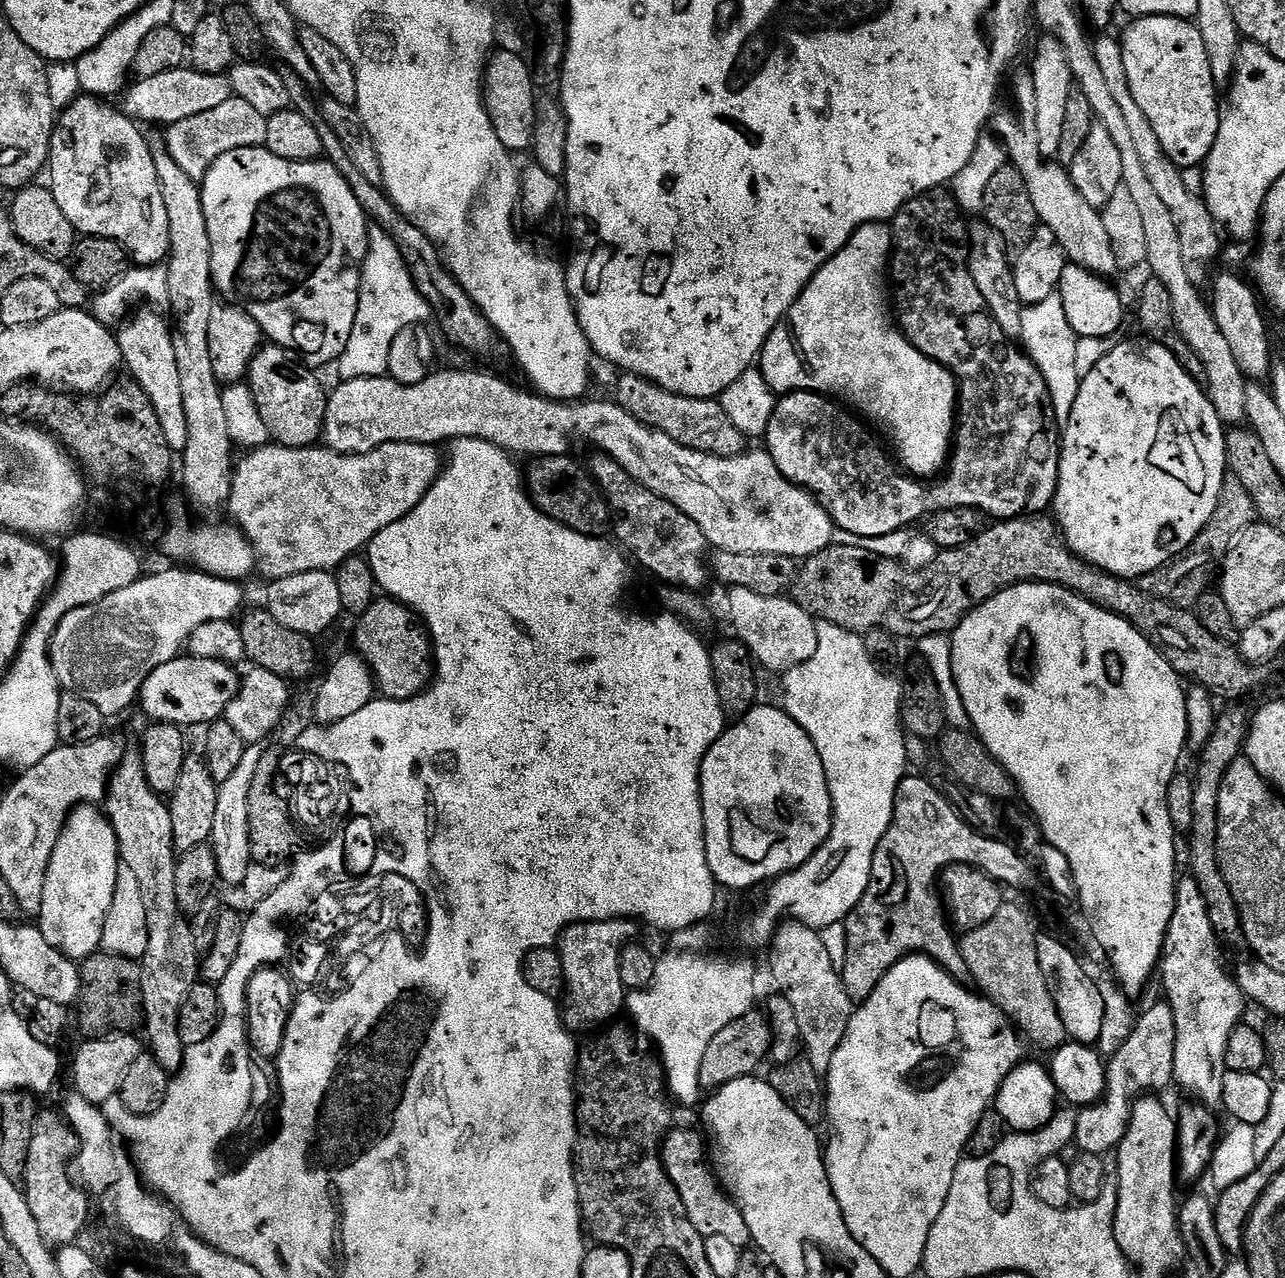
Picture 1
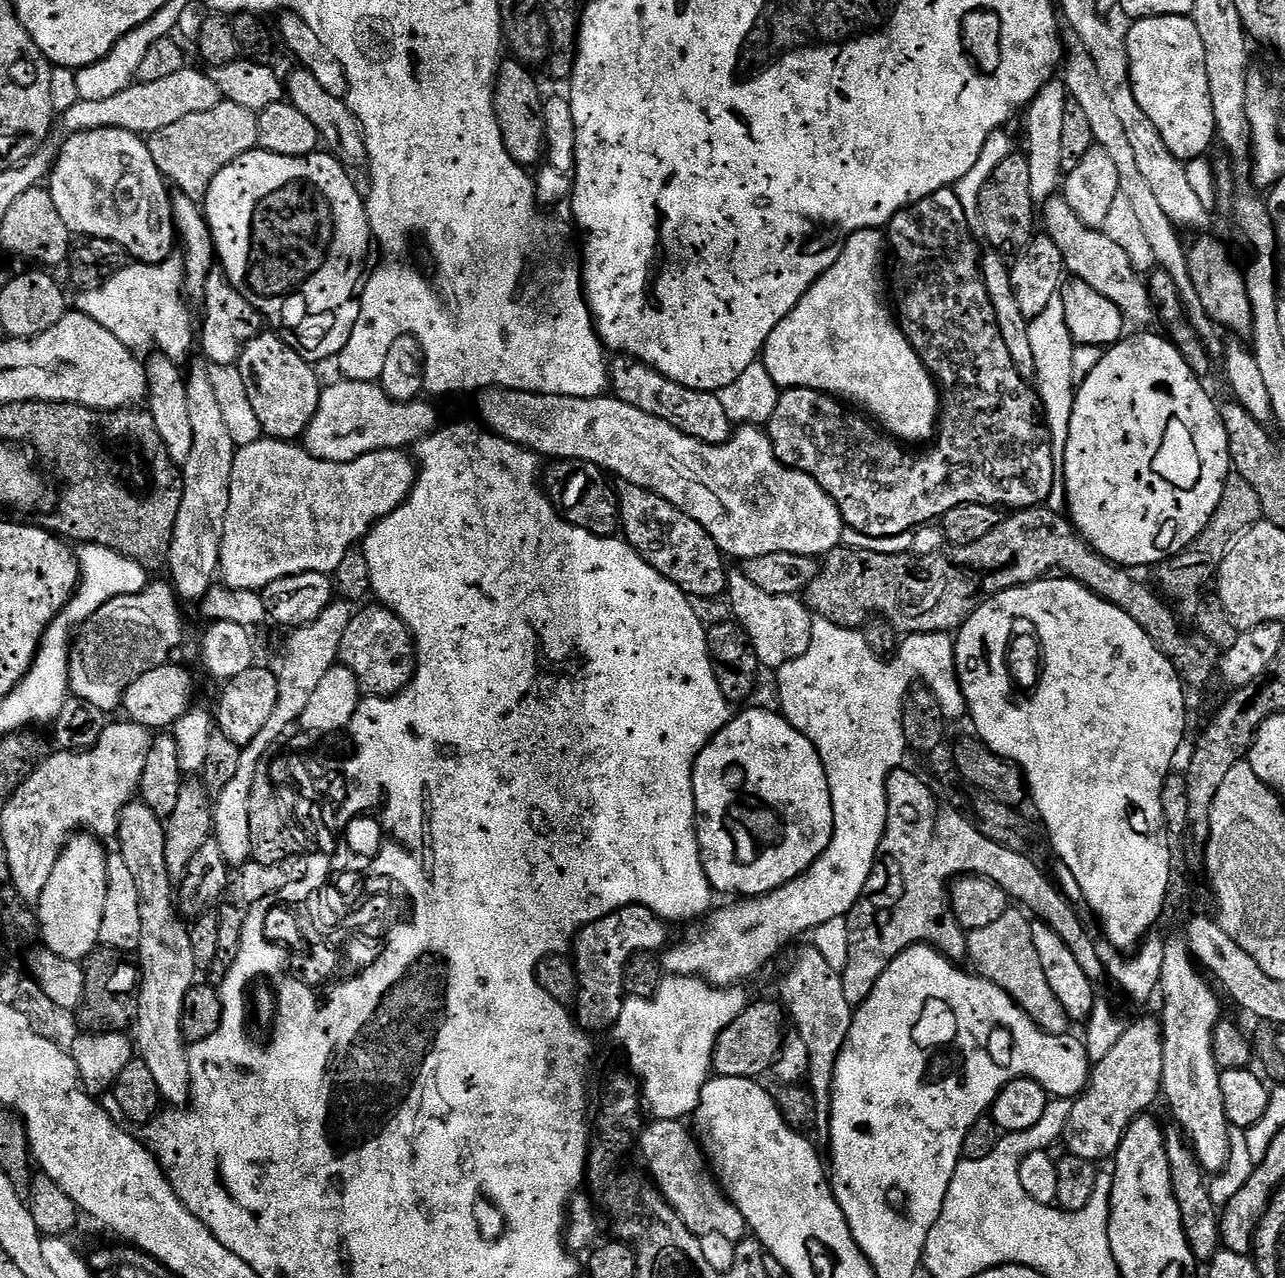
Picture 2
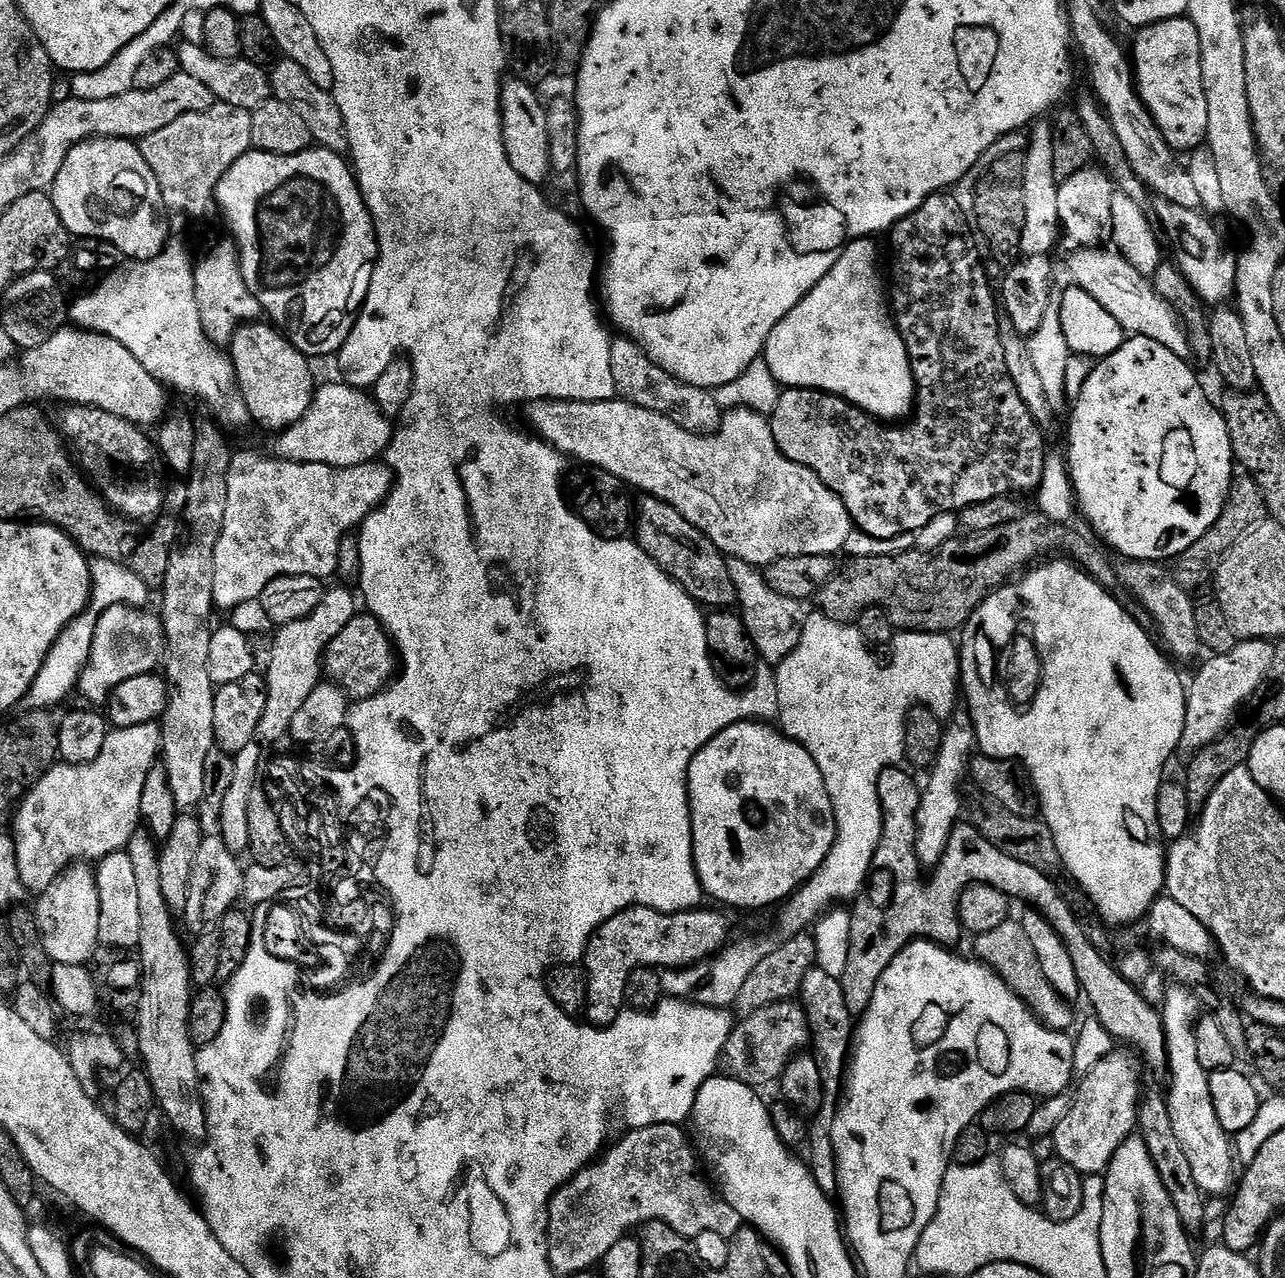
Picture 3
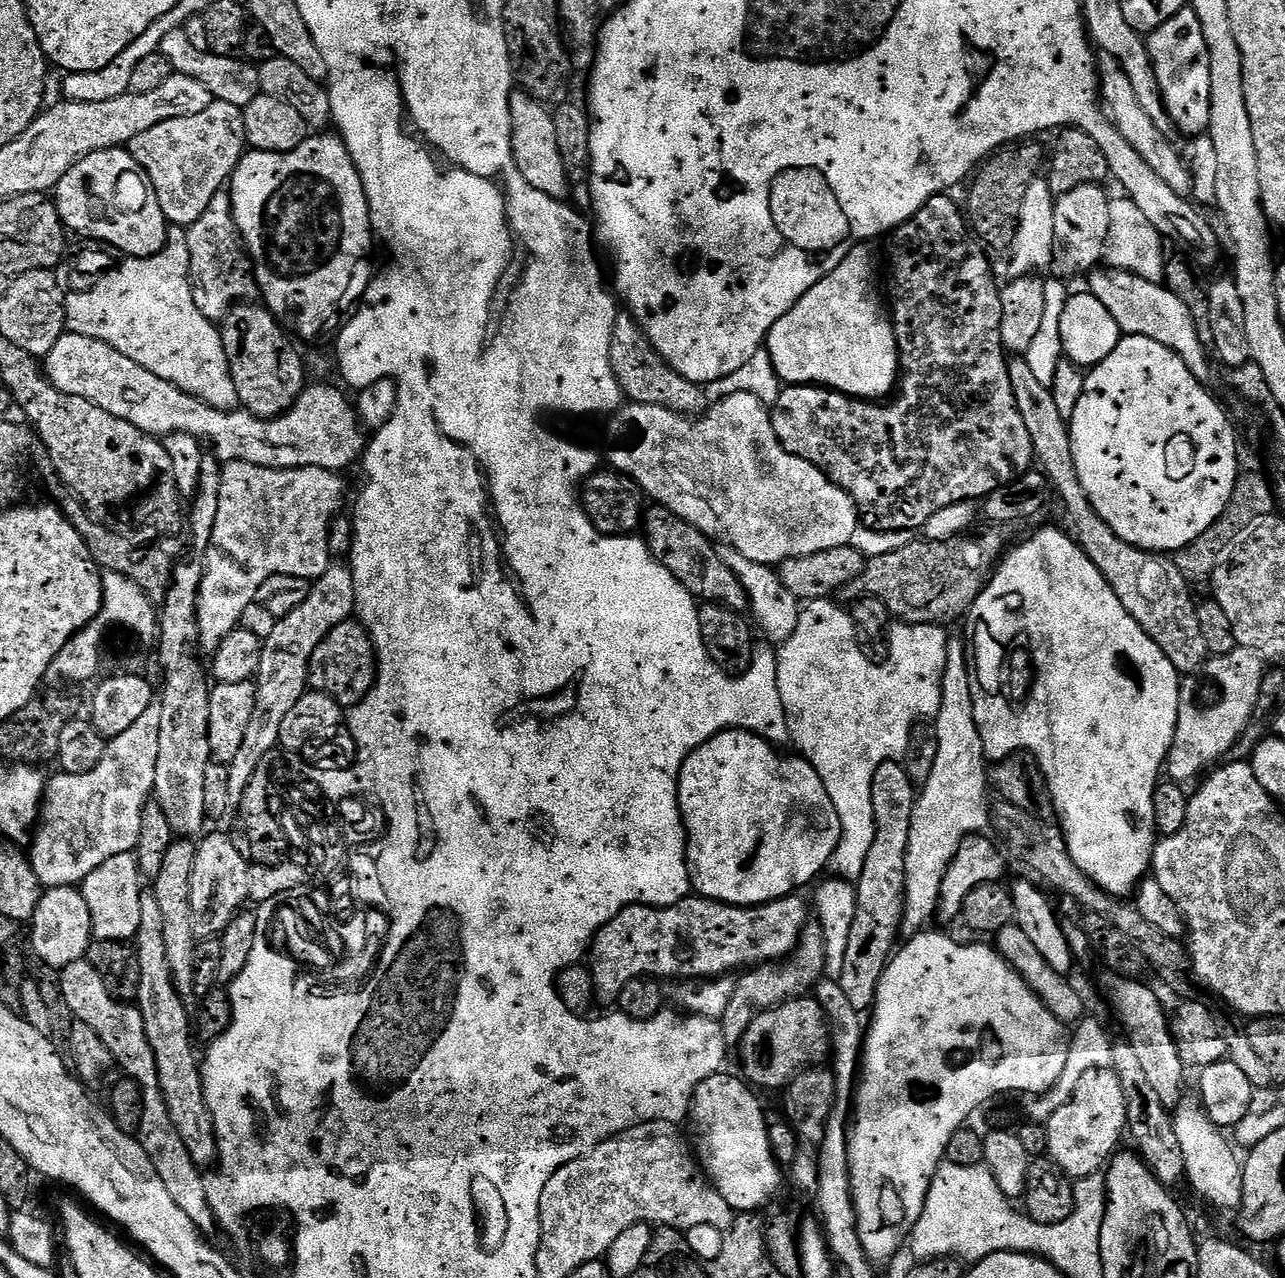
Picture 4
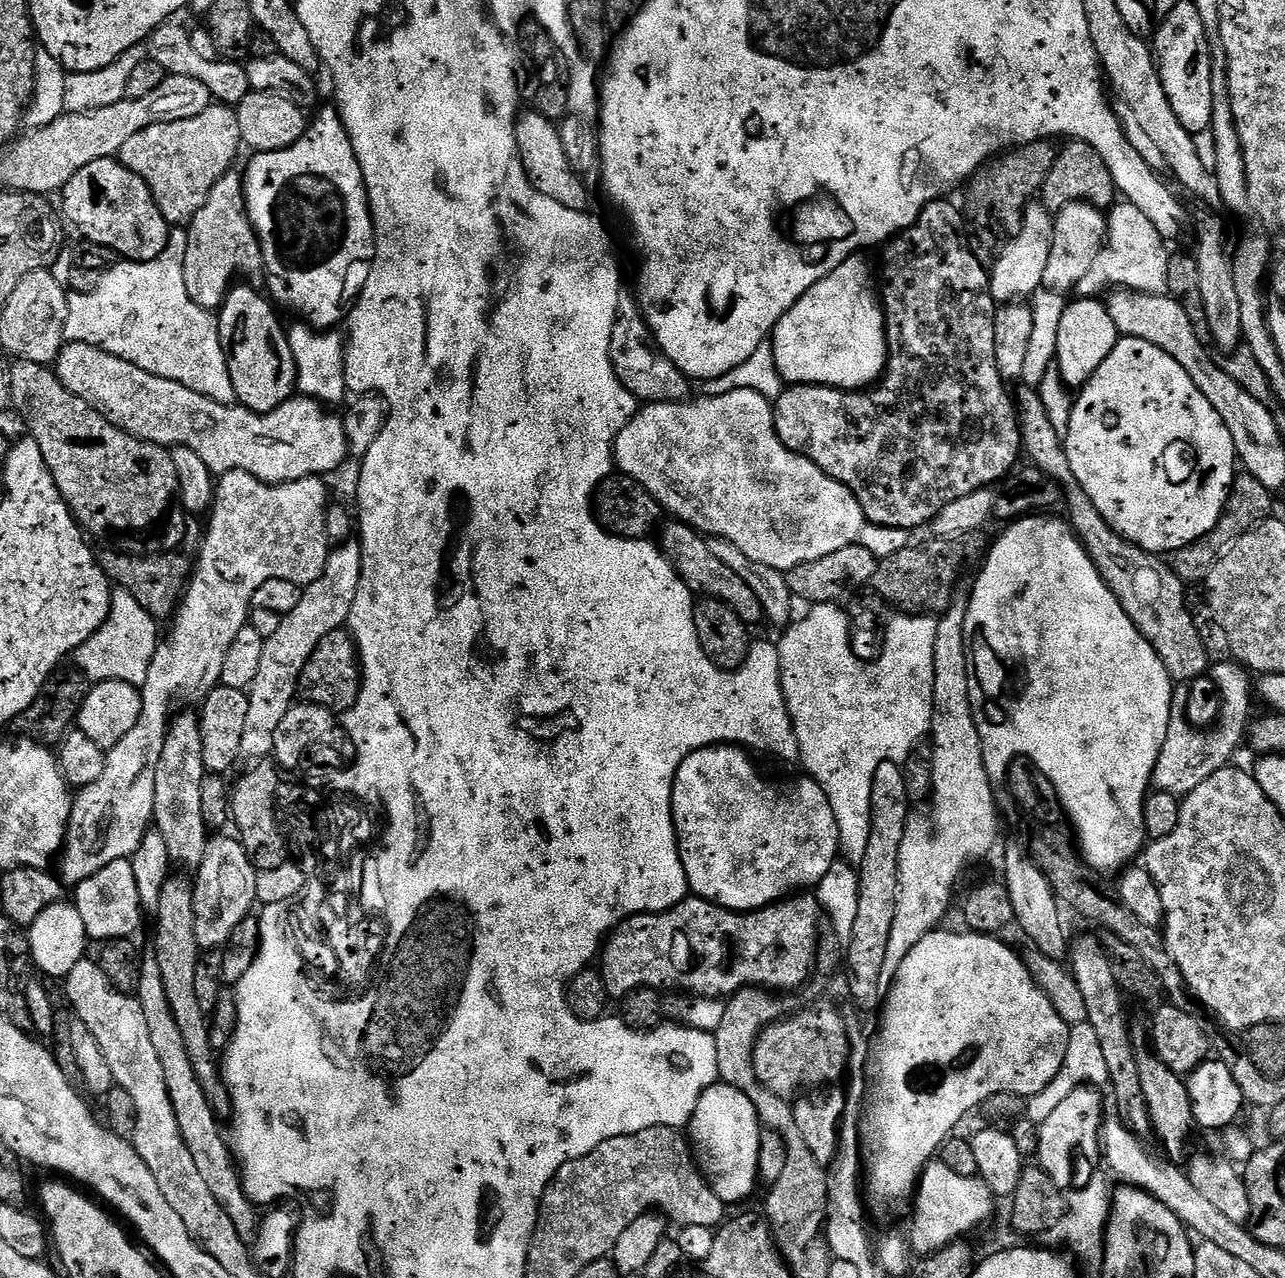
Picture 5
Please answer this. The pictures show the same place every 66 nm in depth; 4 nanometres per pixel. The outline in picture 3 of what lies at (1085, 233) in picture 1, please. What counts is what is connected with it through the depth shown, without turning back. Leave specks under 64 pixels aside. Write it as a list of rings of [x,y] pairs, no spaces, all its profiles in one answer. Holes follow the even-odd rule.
[[[1097,246],[1073,251],[1073,256],[1068,260],[1068,268],[1072,271],[1071,283],[1086,290],[1086,294],[1090,294],[1094,302],[1100,303],[1129,337],[1150,338],[1158,342],[1158,346],[1166,346],[1170,354],[1178,354],[1178,358],[1191,361],[1192,347],[1180,315],[1156,293],[1149,277],[1134,270],[1134,266],[1130,266],[1130,262],[1126,262],[1126,258],[1119,252],[1103,252],[1104,250]]]

